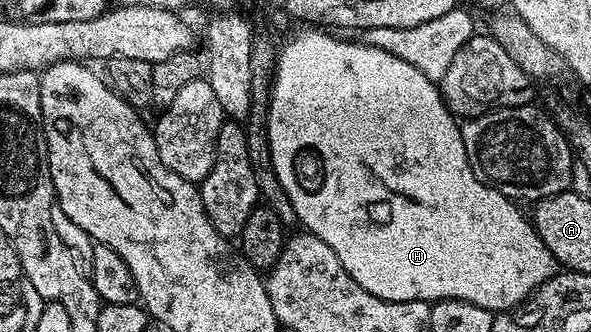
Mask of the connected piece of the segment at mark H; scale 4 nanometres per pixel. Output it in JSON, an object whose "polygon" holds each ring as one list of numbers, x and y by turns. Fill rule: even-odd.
{"polygon":[[305,25,300,29,302,31,295,32,285,44,281,43,277,52,277,68,274,70,273,88,270,89,269,122,266,125,271,164,279,184,294,206,298,224,308,234,331,245,343,269,347,269,347,273,351,273,351,277,355,277,355,281,359,281,367,293,375,293,375,297,396,303,458,299,496,313,517,307,552,275,557,274,557,258,551,249,547,249,547,245,543,245,530,216,526,212,524,215,517,208,520,206,504,190,478,179,471,169,458,120,450,113,441,96,441,88,434,80,423,77,415,65,407,65,407,61,399,61,399,57,383,53,383,49,368,47,360,41,352,43,349,39,336,39,333,36,336,34,317,25]]}

